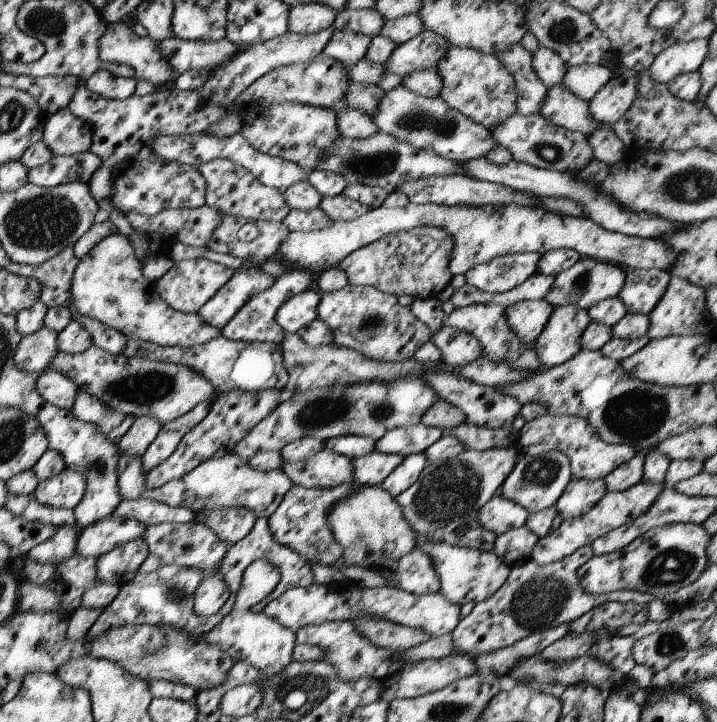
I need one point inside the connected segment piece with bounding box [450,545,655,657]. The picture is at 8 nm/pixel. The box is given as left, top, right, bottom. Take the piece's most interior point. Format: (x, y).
(532, 598)

